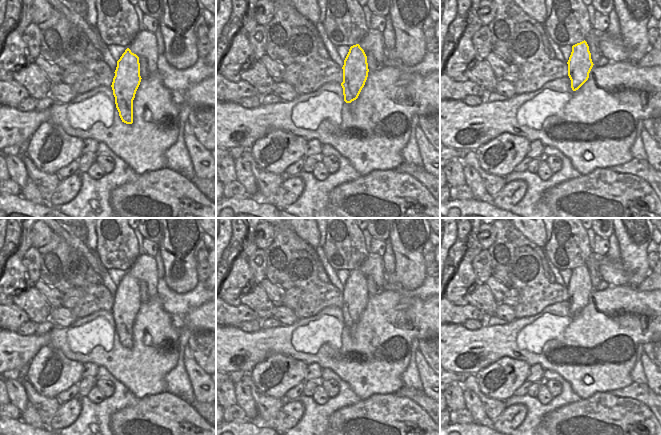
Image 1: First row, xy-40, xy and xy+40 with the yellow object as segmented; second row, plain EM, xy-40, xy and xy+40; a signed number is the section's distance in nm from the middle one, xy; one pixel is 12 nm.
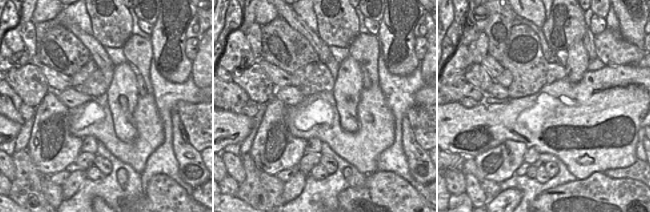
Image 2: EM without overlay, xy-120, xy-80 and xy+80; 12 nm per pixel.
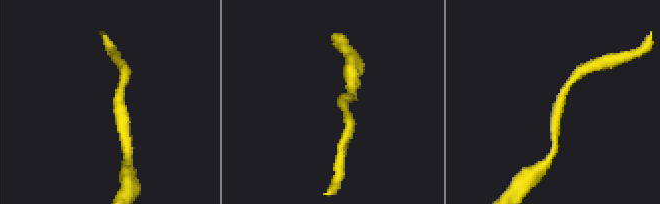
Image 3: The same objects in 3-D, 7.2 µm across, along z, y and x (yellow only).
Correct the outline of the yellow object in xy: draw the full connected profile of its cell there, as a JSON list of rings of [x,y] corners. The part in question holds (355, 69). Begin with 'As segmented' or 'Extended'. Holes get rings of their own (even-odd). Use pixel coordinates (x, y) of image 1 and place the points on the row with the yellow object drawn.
As segmented. [[[359,44],[350,47],[342,69],[344,101],[351,103],[358,98],[369,72],[367,56]]]

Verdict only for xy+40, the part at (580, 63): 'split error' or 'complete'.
complete

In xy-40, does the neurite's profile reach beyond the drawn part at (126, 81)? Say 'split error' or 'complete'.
complete

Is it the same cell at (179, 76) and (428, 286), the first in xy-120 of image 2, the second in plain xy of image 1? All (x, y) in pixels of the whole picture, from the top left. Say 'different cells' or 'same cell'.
different cells

